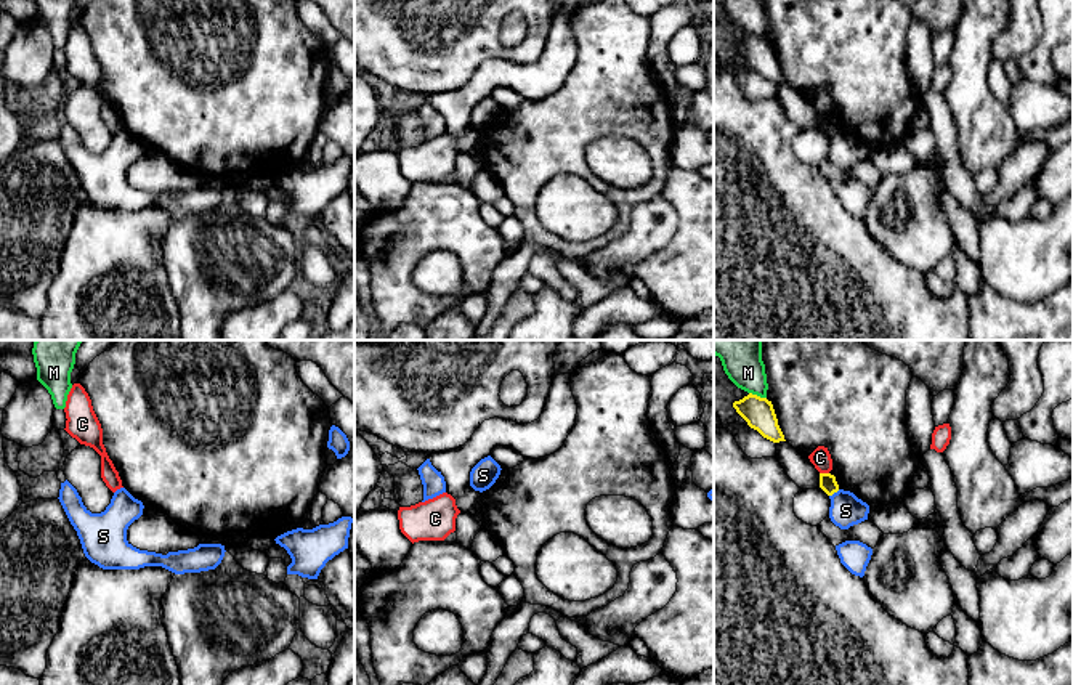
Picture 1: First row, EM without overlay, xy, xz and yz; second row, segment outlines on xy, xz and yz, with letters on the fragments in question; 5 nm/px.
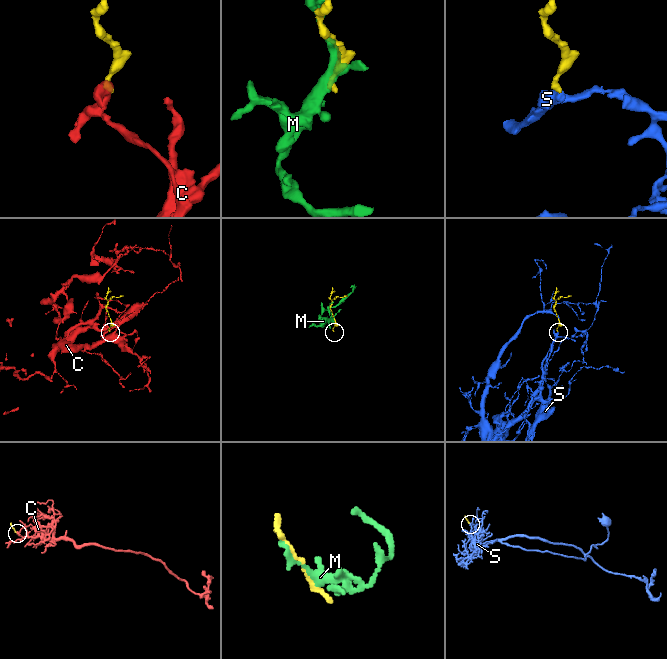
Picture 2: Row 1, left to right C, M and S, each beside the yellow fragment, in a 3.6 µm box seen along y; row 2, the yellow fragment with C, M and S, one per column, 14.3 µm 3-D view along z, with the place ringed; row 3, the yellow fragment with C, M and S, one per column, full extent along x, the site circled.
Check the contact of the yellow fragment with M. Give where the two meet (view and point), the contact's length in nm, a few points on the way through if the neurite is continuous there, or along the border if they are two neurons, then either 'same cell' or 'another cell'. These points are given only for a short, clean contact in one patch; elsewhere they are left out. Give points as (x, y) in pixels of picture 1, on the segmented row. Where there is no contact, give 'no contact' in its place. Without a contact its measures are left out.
meets yellow in yz at (756, 395); contact 90 nm long; another cell

